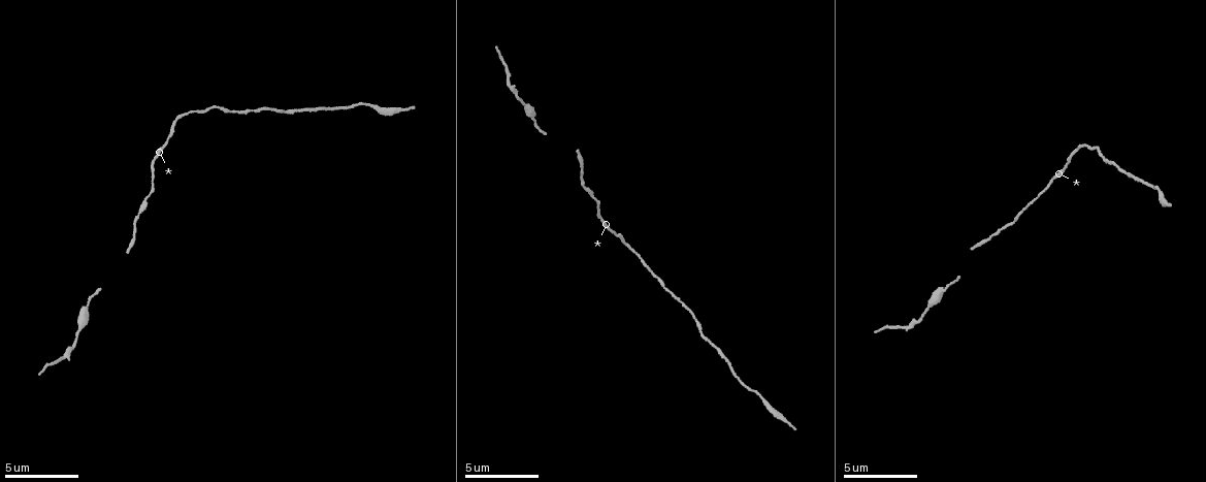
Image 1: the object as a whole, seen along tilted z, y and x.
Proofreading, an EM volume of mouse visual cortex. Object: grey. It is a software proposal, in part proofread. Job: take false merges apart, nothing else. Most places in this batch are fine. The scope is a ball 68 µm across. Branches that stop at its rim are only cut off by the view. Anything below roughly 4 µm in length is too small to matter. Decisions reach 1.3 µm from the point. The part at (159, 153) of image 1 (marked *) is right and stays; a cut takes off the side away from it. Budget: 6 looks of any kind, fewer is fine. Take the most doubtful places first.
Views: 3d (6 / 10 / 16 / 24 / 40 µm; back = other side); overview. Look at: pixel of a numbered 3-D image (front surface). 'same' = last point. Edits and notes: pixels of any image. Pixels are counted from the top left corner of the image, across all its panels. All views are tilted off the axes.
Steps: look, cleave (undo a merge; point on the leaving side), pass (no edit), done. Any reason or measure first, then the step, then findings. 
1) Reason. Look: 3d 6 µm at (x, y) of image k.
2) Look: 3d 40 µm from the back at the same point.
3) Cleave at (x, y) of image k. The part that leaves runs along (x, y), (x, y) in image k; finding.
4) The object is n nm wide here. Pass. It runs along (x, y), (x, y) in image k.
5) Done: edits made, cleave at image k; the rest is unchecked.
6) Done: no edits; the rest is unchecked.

Sudden change in width. Look: 3d 10 µm at (952, 283) of image 1.

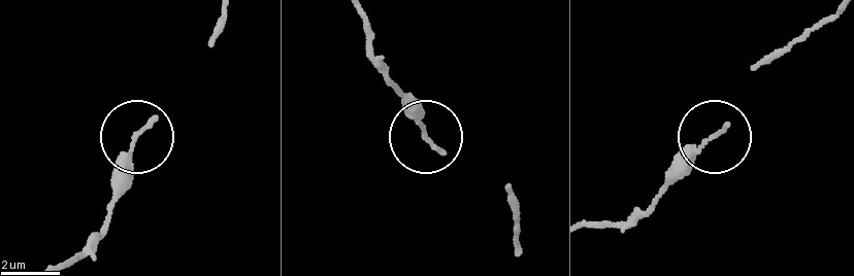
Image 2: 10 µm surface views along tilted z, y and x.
The object is 250 nm wide here. Pass. Continuous, no second neuron.

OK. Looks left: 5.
Sudden change in width. Look: 3d 6 µm at (766, 399) of image 1.

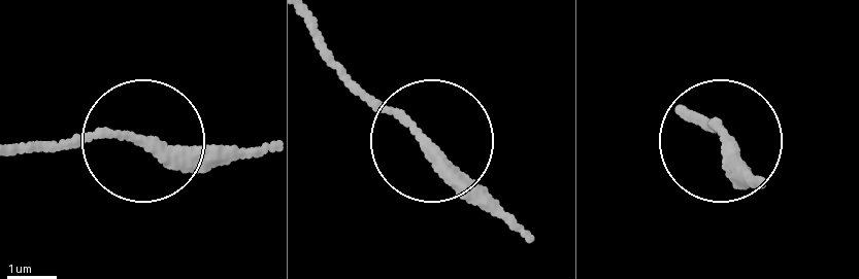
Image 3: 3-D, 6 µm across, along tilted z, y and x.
Other side. Look: 3d 6 µm from the back at (140, 137) of image 3.

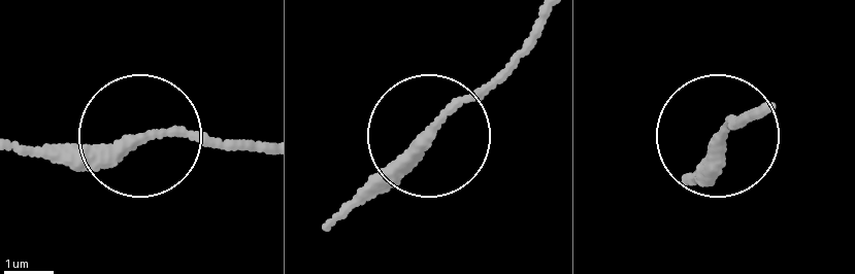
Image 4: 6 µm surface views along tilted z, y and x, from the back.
Pass. Continuous, no second neuron.

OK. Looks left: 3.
Look: 3d 10 µm at (1002, 229) of image 1.

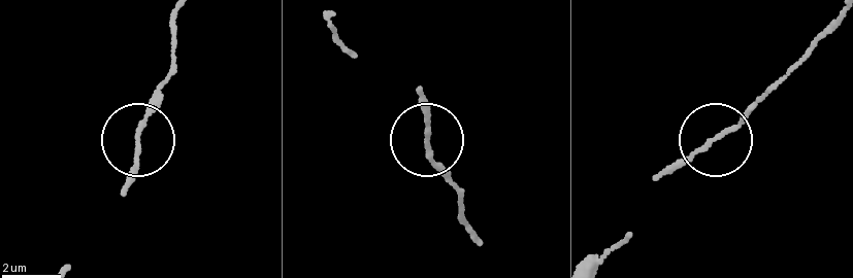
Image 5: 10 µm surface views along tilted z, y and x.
The object is 130 nm wide here. Pass. It runs along (476, 234), (458, 219), (458, 192), (425, 137), (414, 91) in image 5; all the same neuron.

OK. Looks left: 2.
Done: no edits; the rest is unchecked.

